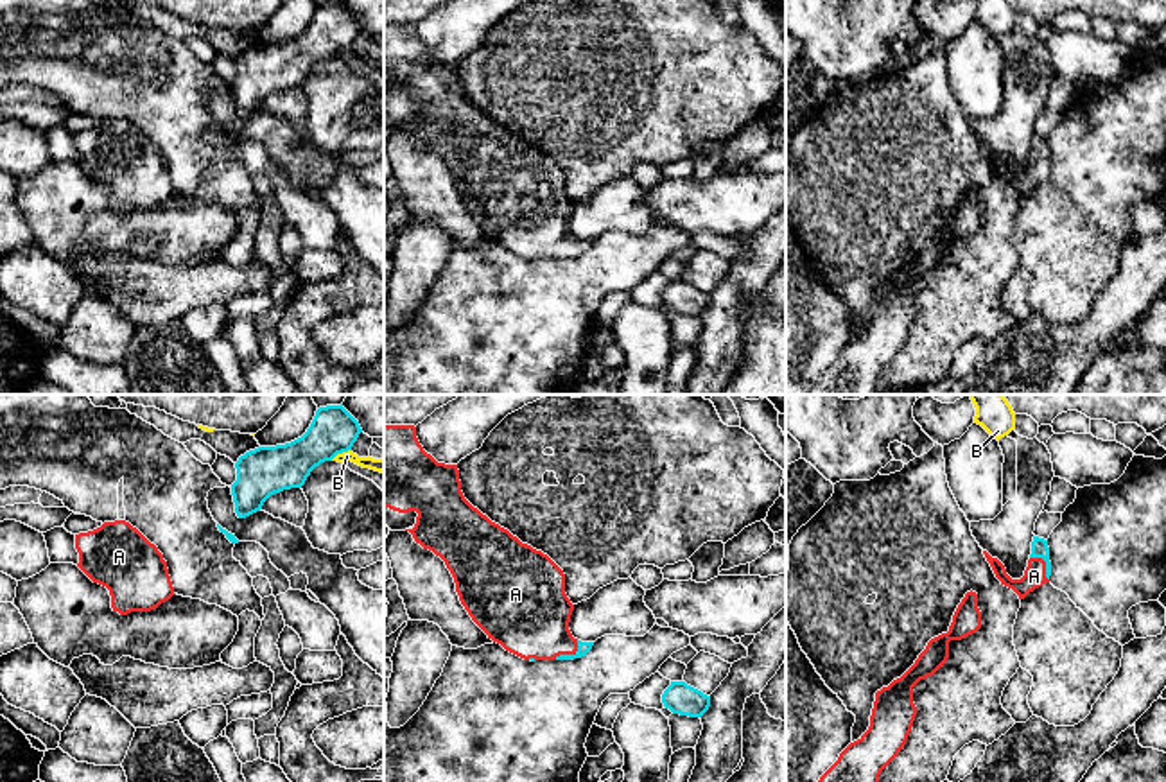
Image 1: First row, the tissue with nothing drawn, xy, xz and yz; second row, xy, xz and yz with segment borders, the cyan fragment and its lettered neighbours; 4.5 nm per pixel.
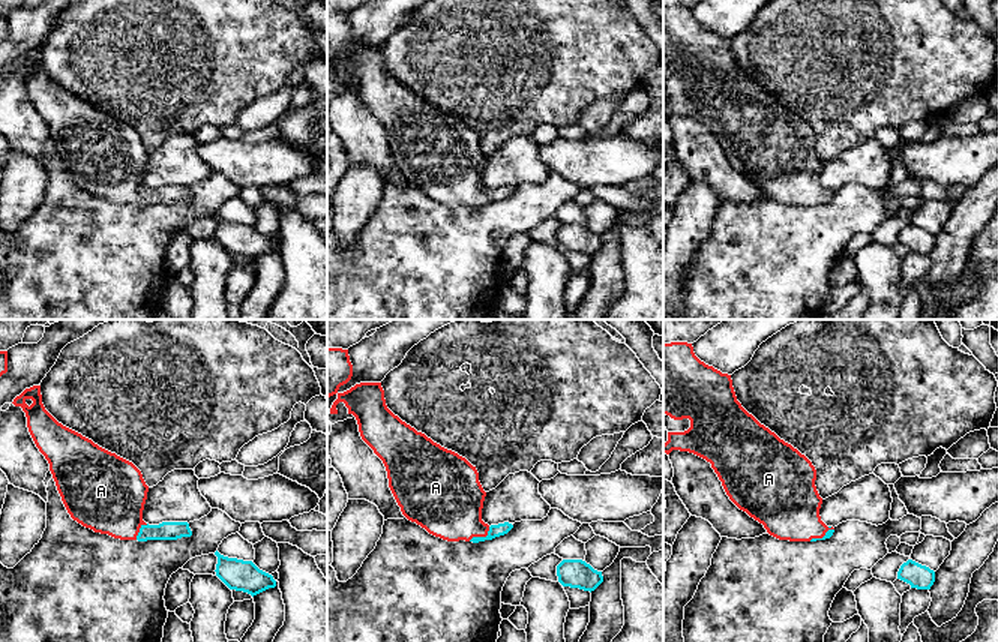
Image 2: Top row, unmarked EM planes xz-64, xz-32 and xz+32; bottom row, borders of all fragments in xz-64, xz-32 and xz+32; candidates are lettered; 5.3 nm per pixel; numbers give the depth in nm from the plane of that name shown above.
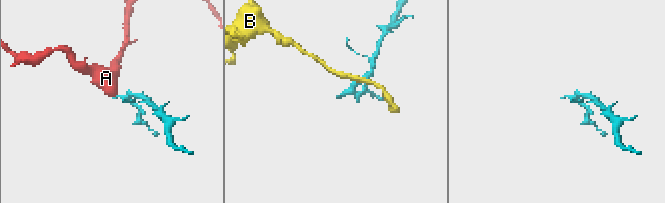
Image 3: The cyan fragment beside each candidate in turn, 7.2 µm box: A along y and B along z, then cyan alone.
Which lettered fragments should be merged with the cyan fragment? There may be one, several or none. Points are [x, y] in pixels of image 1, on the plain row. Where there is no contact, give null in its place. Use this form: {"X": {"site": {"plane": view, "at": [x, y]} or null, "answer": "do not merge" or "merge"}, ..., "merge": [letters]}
{"A": {"site": {"plane": "xz", "at": [569, 253]}, "answer": "merge"}, "B": {"site": {"plane": "xy", "at": [339, 51]}, "answer": "do not merge"}, "merge": ["A"]}

